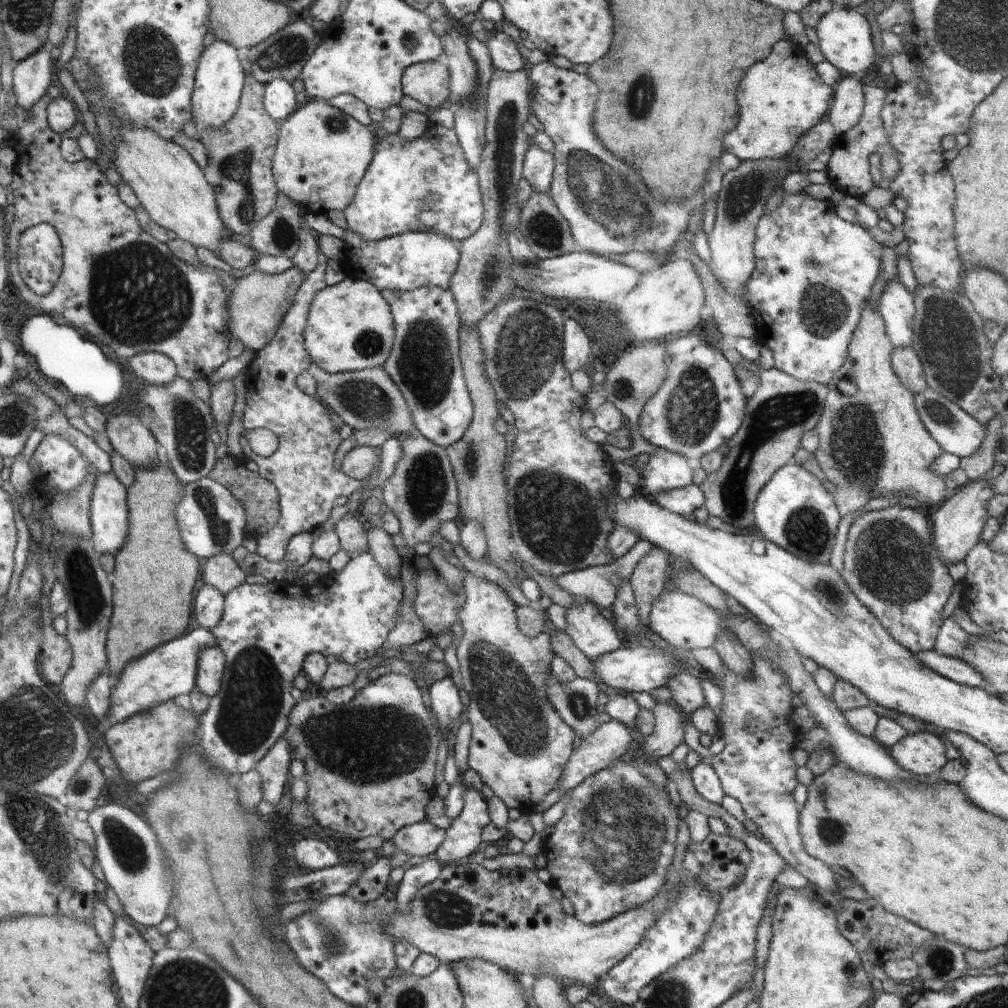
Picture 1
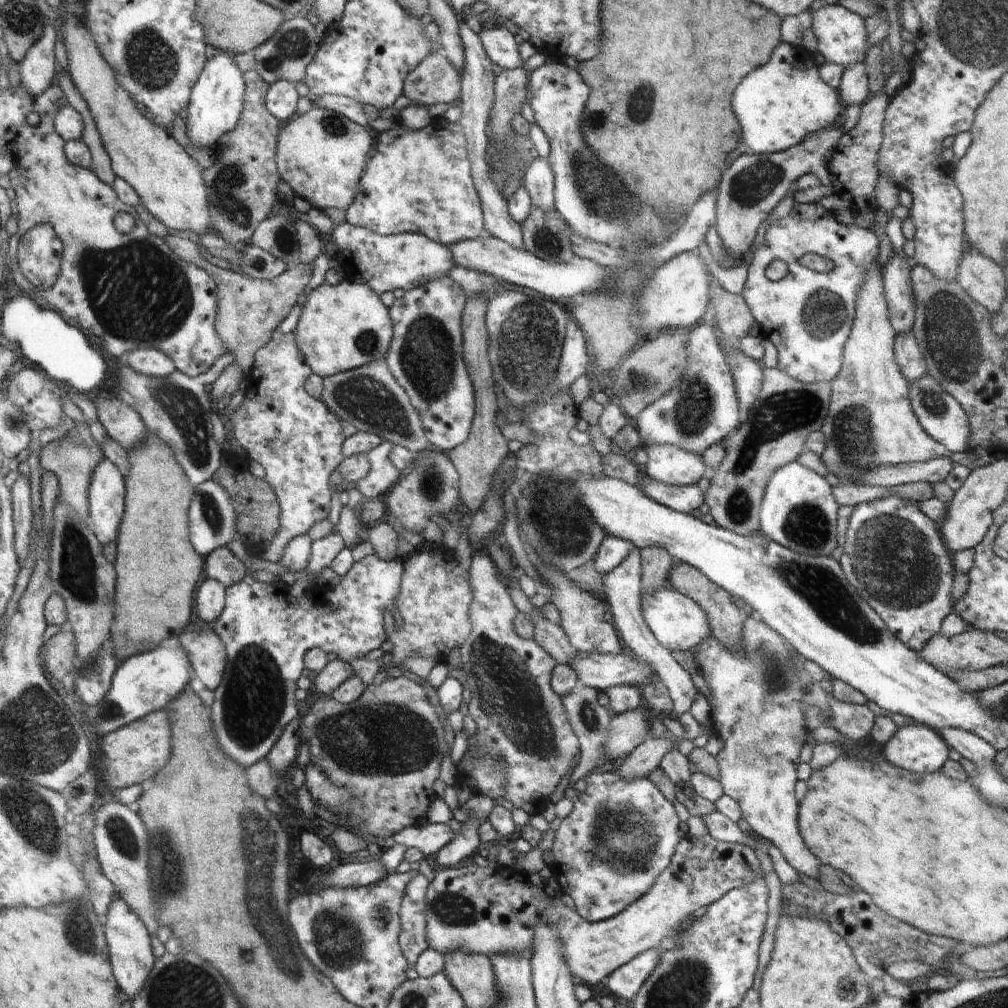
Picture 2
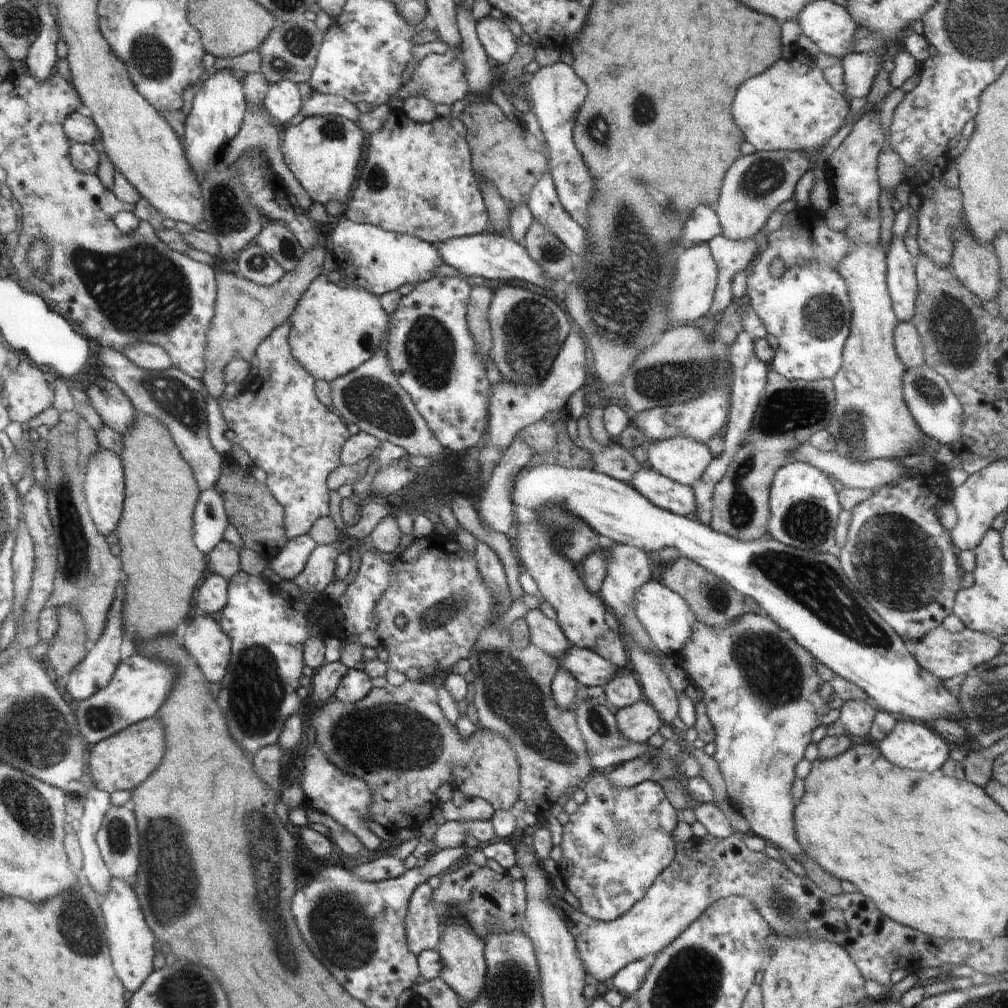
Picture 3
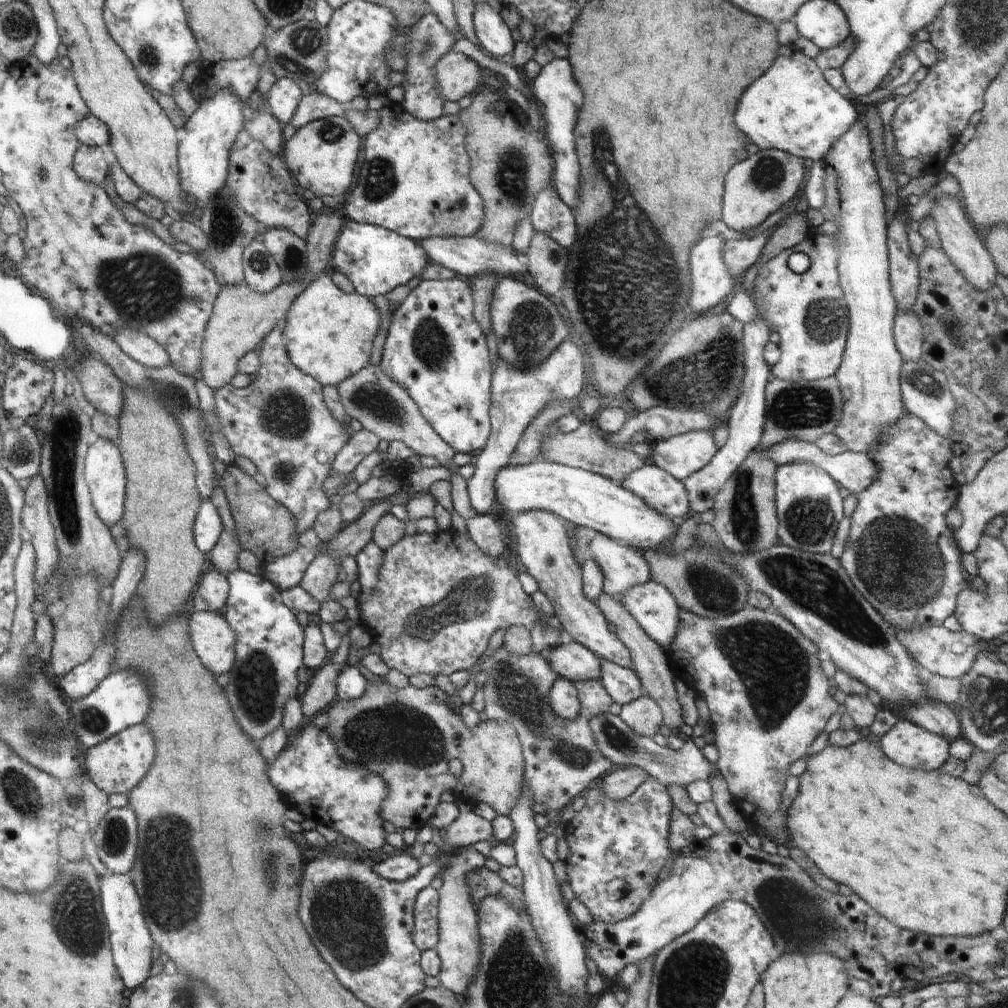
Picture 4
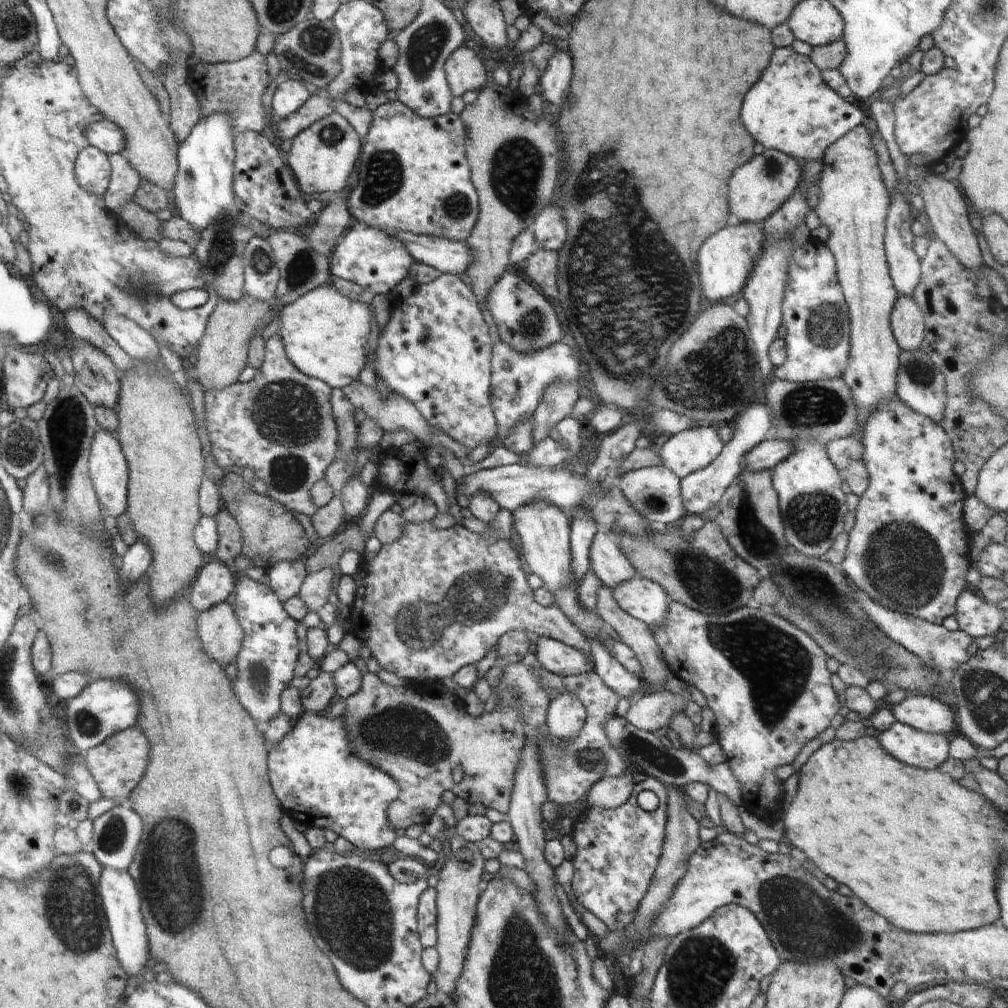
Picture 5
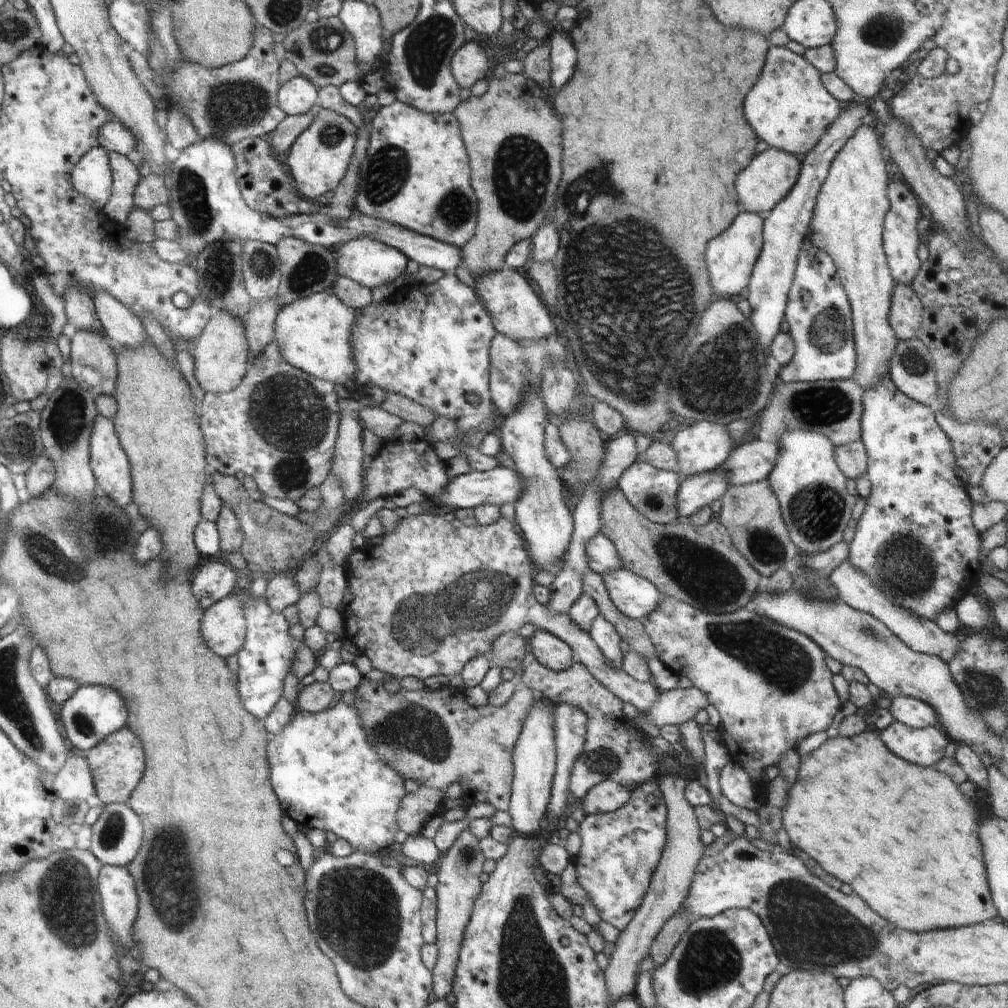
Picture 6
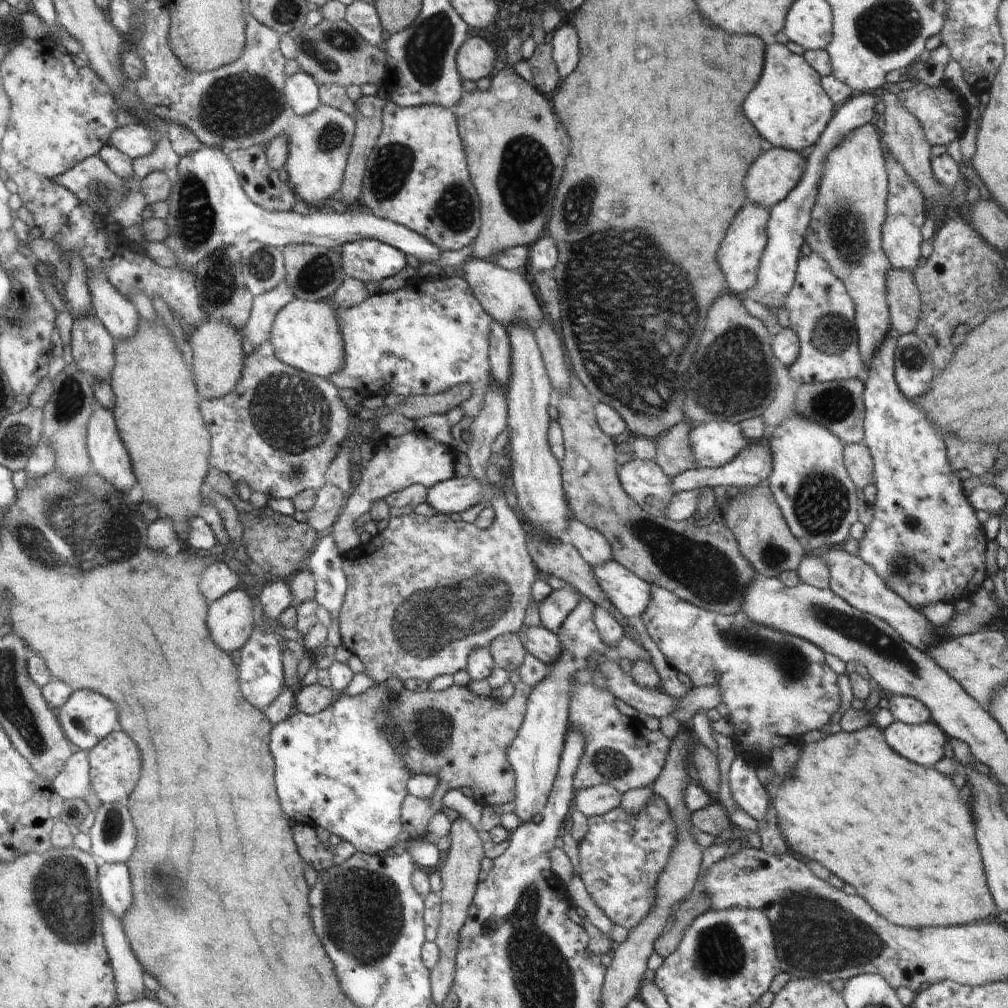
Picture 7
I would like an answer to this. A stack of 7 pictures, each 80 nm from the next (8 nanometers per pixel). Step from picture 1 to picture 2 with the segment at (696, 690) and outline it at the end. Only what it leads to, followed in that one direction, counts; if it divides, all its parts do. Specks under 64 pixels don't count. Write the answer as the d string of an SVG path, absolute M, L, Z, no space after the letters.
M632 547L624 560L613 568L603 580L603 600L610 604L613 616L613 626L624 640L626 646L634 652L636 658L648 663L659 679L666 685L673 700L672 717L679 717L690 710L692 697L696 694L690 674L672 657L670 651L664 648L649 629L641 609L641 550Z

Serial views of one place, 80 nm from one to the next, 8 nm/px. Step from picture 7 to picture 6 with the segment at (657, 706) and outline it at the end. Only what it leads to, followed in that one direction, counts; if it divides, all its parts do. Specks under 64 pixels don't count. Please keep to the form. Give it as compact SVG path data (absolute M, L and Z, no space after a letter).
M425 514L420 516L410 515L409 517L400 519L398 526L392 532L382 535L382 538L380 545L369 546L359 542L342 564L347 576L347 586L350 588L353 597L343 608L341 613L343 617L342 637L350 640L350 642L358 648L360 653L365 654L369 658L369 662L373 668L380 670L382 674L399 679L406 678L406 676L410 678L410 676L412 676L412 678L424 680L428 678L428 676L438 676L440 674L452 678L463 672L464 668L467 666L467 662L470 661L471 658L479 657L481 654L484 654L484 652L490 652L491 648L494 646L494 642L496 642L502 634L516 633L518 628L522 628L526 622L532 622L532 624L535 624L537 630L545 630L561 638L570 646L573 652L574 662L584 664L600 684L603 684L610 692L613 692L620 700L623 700L623 702L630 702L632 706L636 707L639 713L647 713L657 703L660 692L652 682L643 683L632 678L629 674L626 674L626 671L621 666L617 667L604 656L599 646L590 638L590 635L575 625L567 614L555 615L551 611L548 611L547 606L544 606L539 599L534 598L535 594L532 594L532 588L530 588L532 582L534 582L534 576L532 576L532 562L530 562L528 552L526 552L526 548L524 548L524 538L518 534L518 530L514 528L514 524L512 524L510 519L501 516L491 525L477 524L476 526L468 526L460 519L448 521L443 516L439 517Z

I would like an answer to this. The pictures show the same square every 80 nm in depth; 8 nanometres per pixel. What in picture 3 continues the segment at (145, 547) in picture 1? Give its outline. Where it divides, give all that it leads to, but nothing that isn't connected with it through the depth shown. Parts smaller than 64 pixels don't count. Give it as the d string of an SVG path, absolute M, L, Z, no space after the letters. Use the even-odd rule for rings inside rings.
M140 413L139 417L135 418L134 428L123 434L123 449L119 457L122 459L125 476L125 501L116 531L122 550L123 569L128 576L126 622L134 626L134 634L138 634L138 638L146 640L176 630L180 620L186 616L192 592L206 570L206 558L194 541L195 506L202 496L202 491L191 465L182 457L182 452L171 437L170 431L165 429L158 419L146 413ZM144 562L150 566L150 570L144 570Z

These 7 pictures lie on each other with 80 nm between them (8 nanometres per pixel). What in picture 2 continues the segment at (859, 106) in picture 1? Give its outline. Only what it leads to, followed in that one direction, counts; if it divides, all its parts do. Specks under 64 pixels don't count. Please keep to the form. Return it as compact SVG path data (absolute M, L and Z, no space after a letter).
M865 61L848 65L843 70L838 94L844 106L850 104L862 105L865 102L870 95Z

